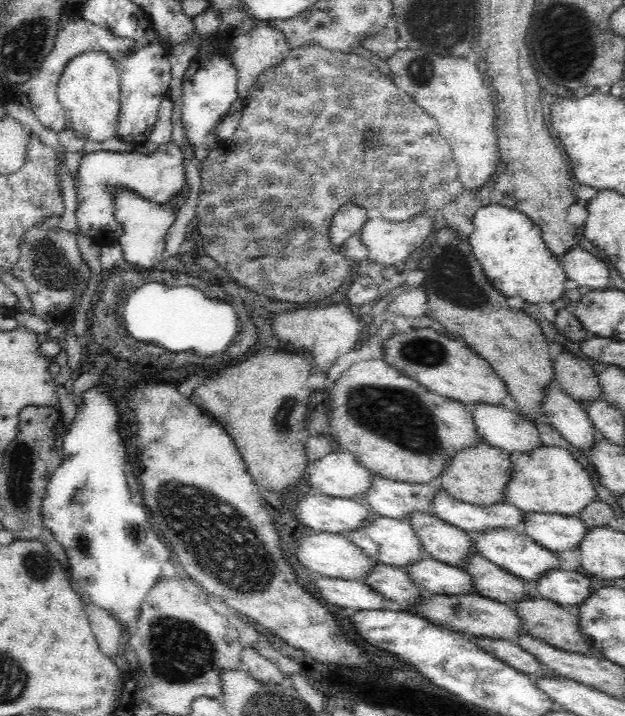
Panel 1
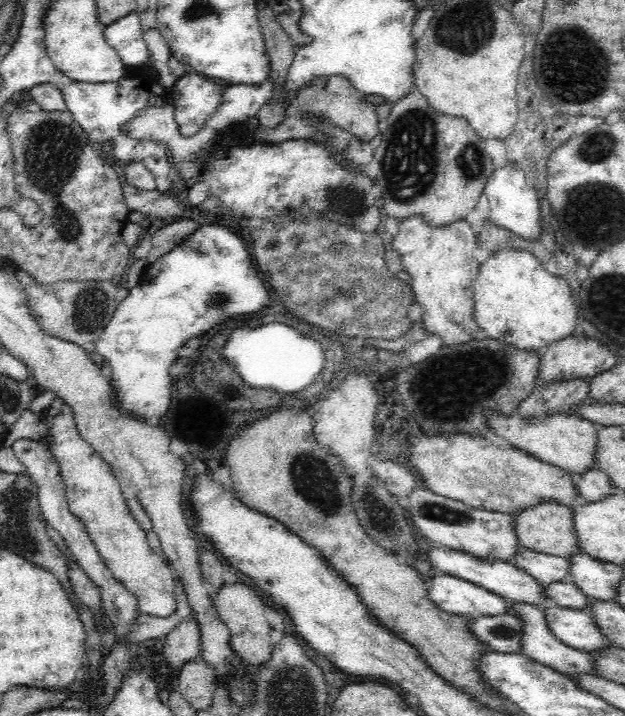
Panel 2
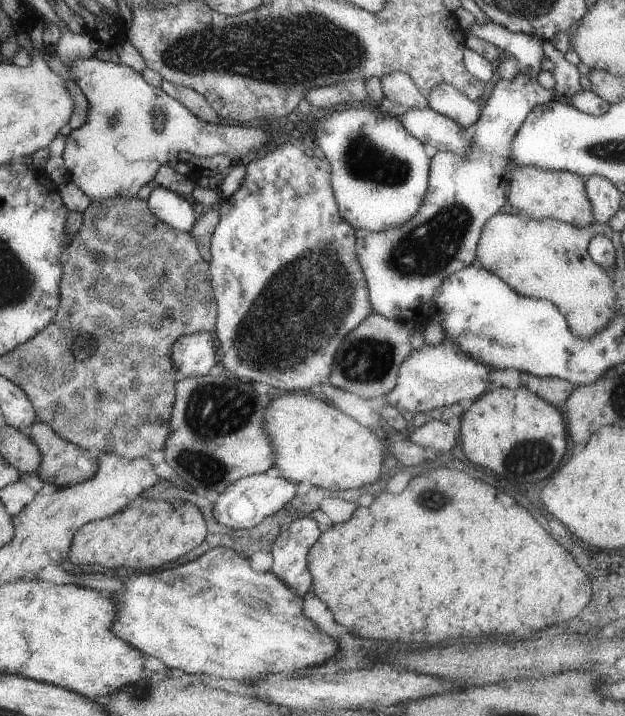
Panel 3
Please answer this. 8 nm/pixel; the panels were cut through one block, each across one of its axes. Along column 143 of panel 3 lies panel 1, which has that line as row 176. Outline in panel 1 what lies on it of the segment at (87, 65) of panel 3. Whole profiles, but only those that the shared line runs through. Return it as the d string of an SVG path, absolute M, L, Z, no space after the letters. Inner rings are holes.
M173 142L153 147L139 148L130 152L96 151L84 153L80 160L81 181L77 182L76 218L81 234L90 236L98 245L108 246L117 242L123 233L122 225L115 219L112 197L109 195L116 187L128 187L134 193L152 202L164 203L177 193L186 182L182 153Z

